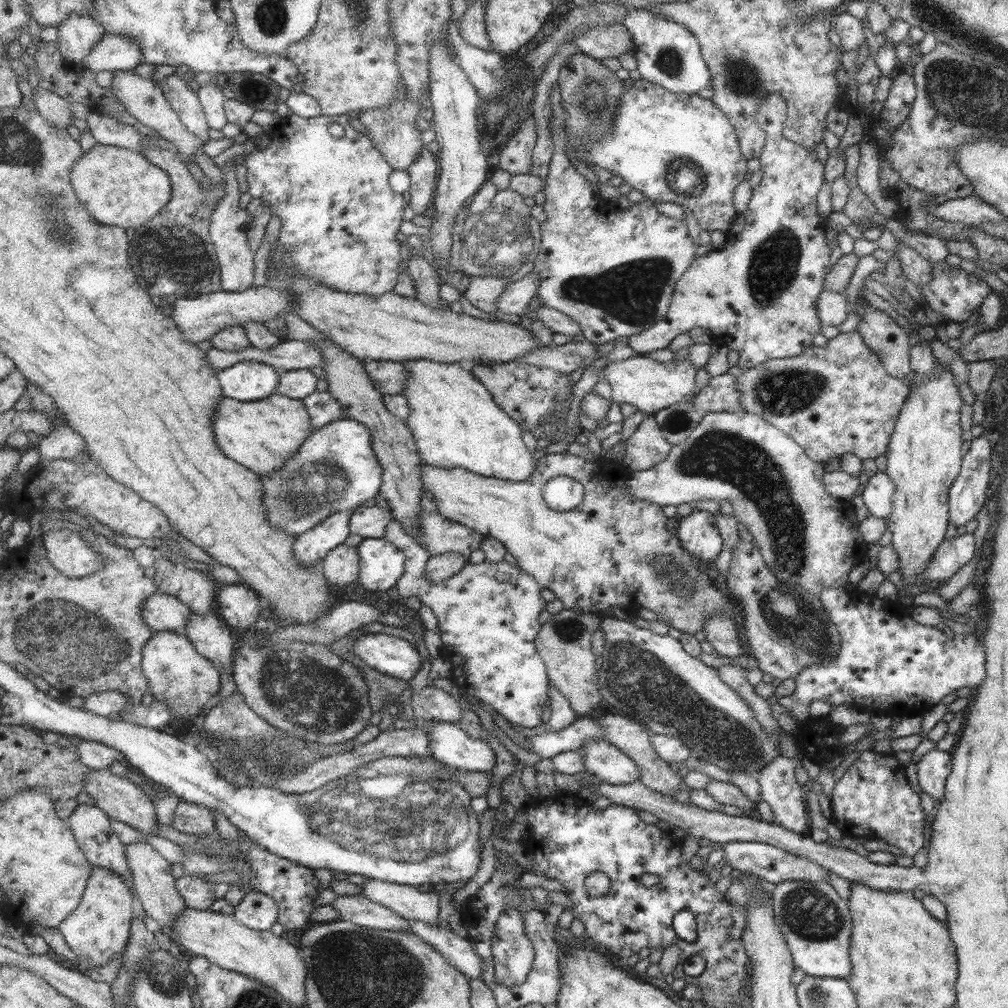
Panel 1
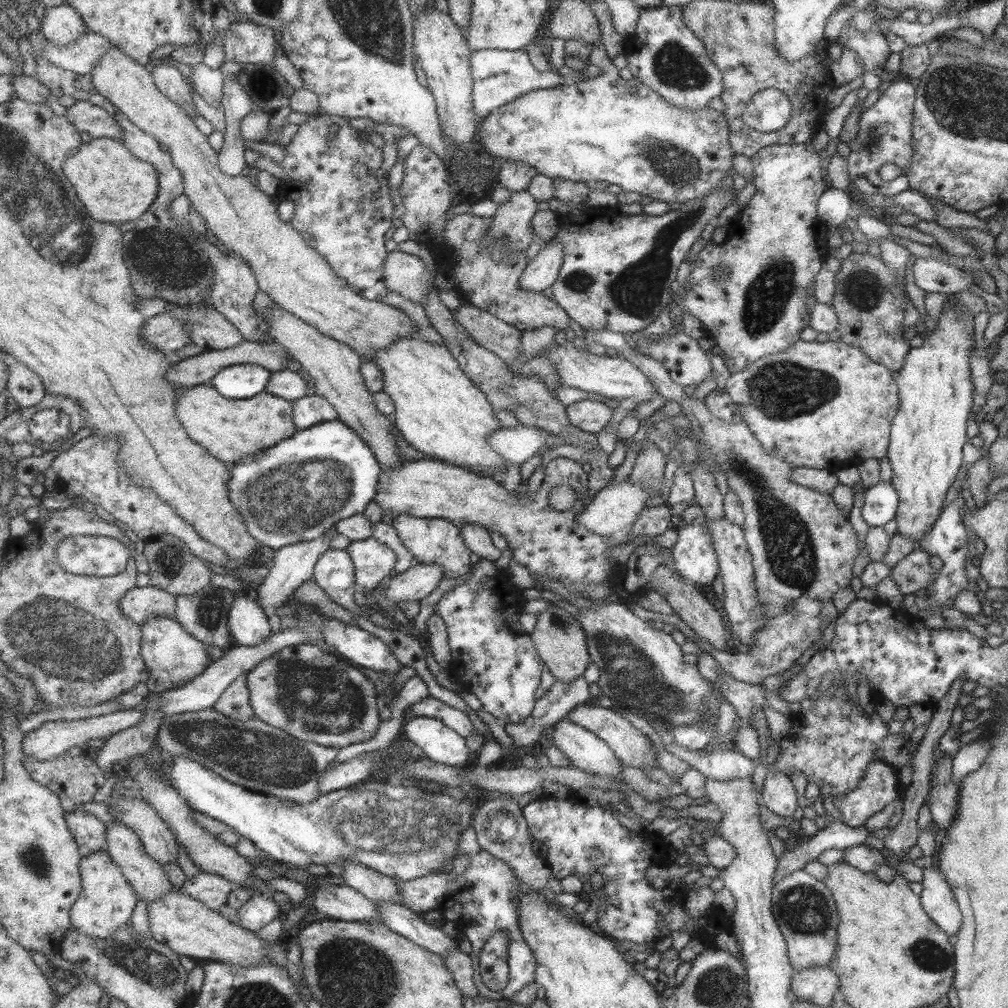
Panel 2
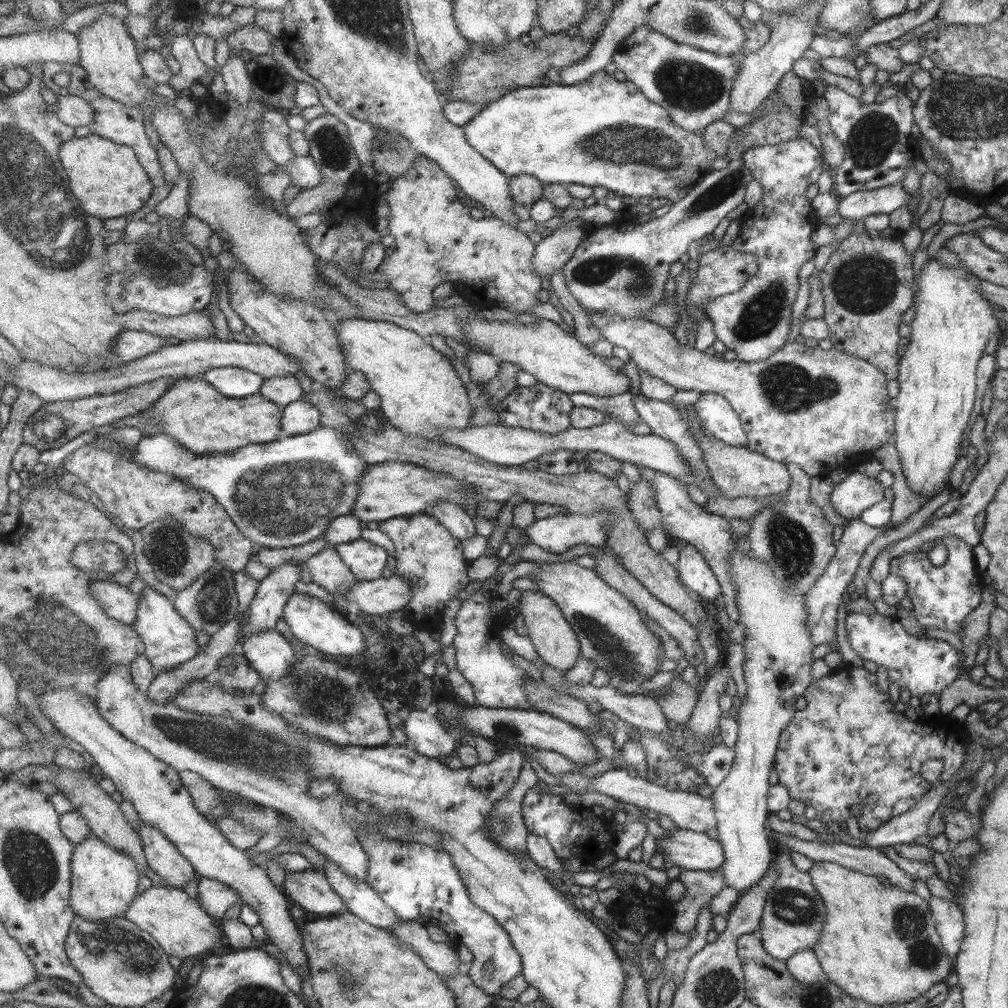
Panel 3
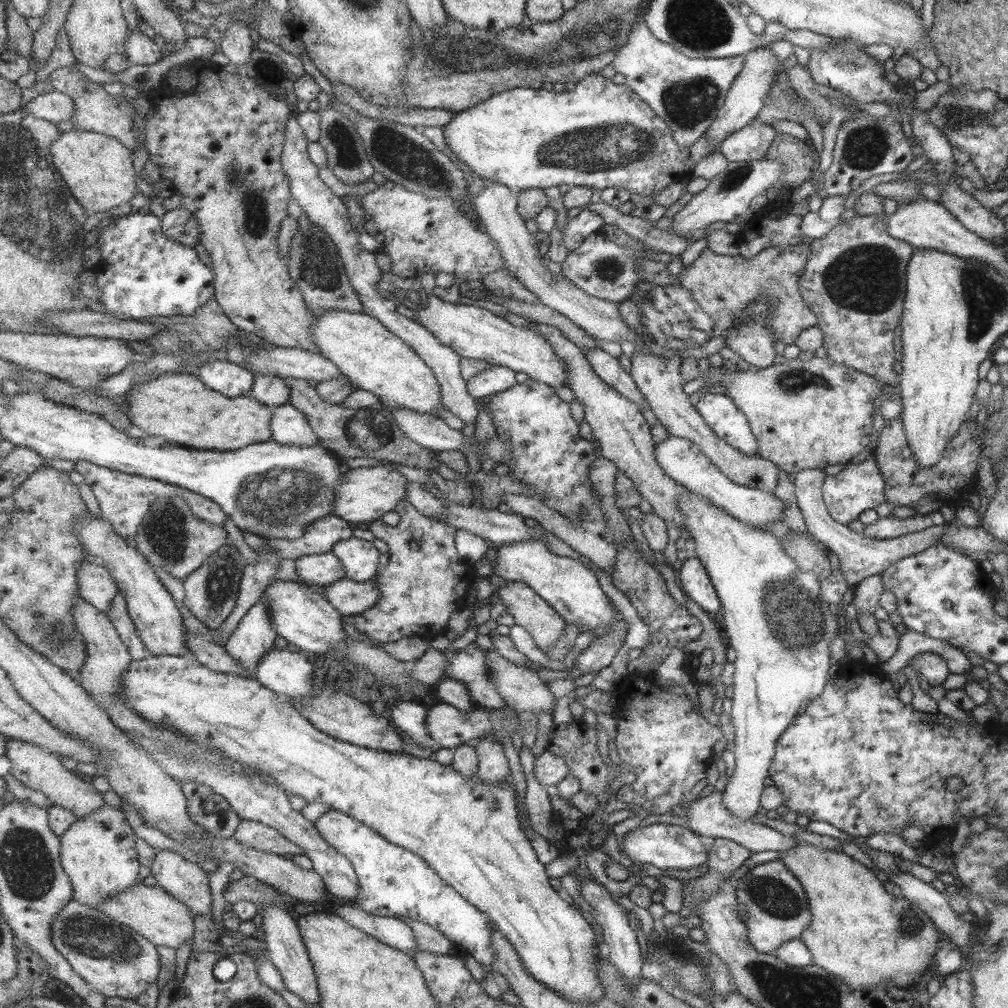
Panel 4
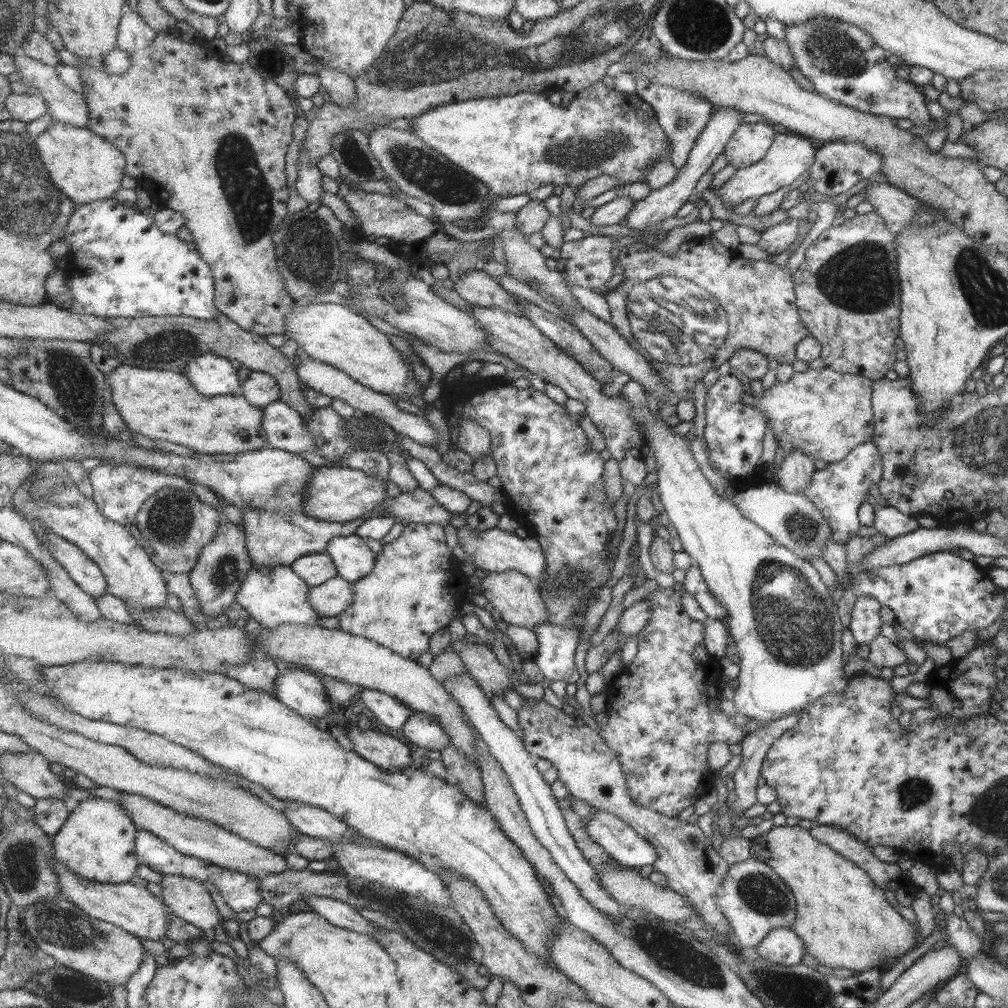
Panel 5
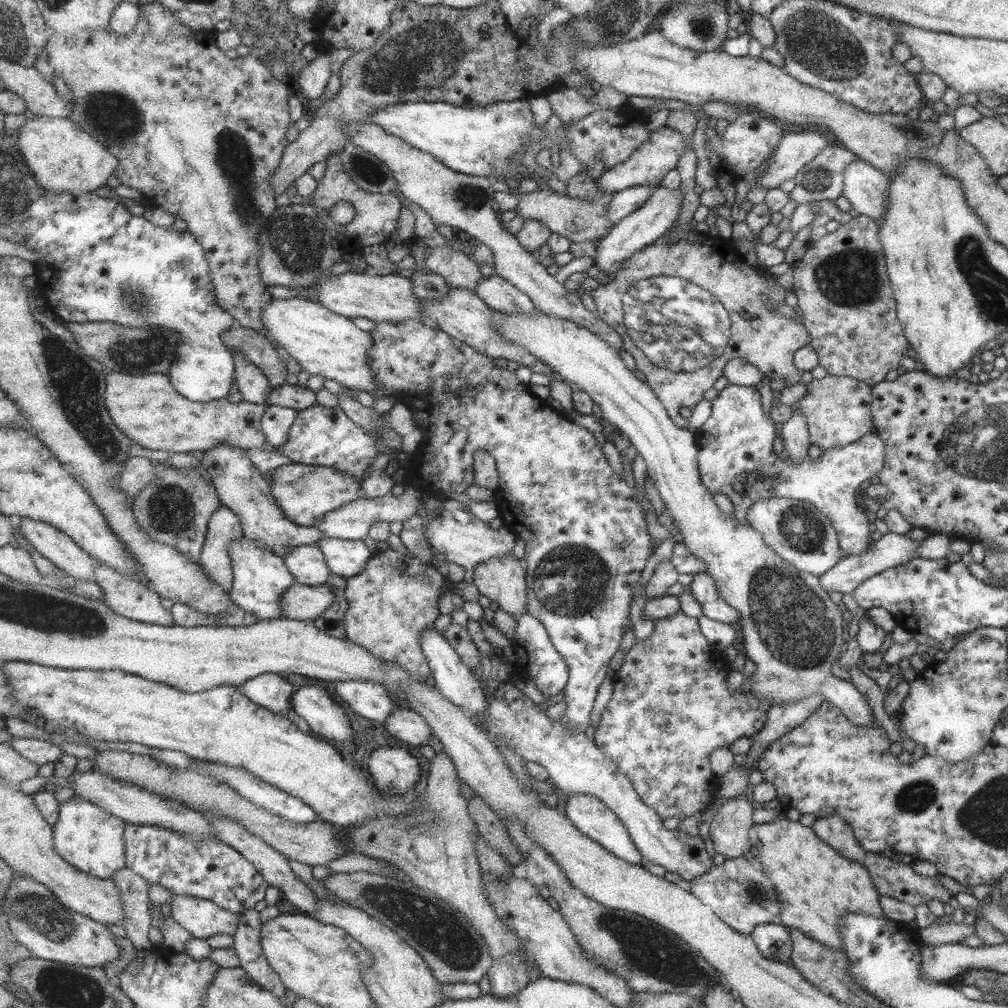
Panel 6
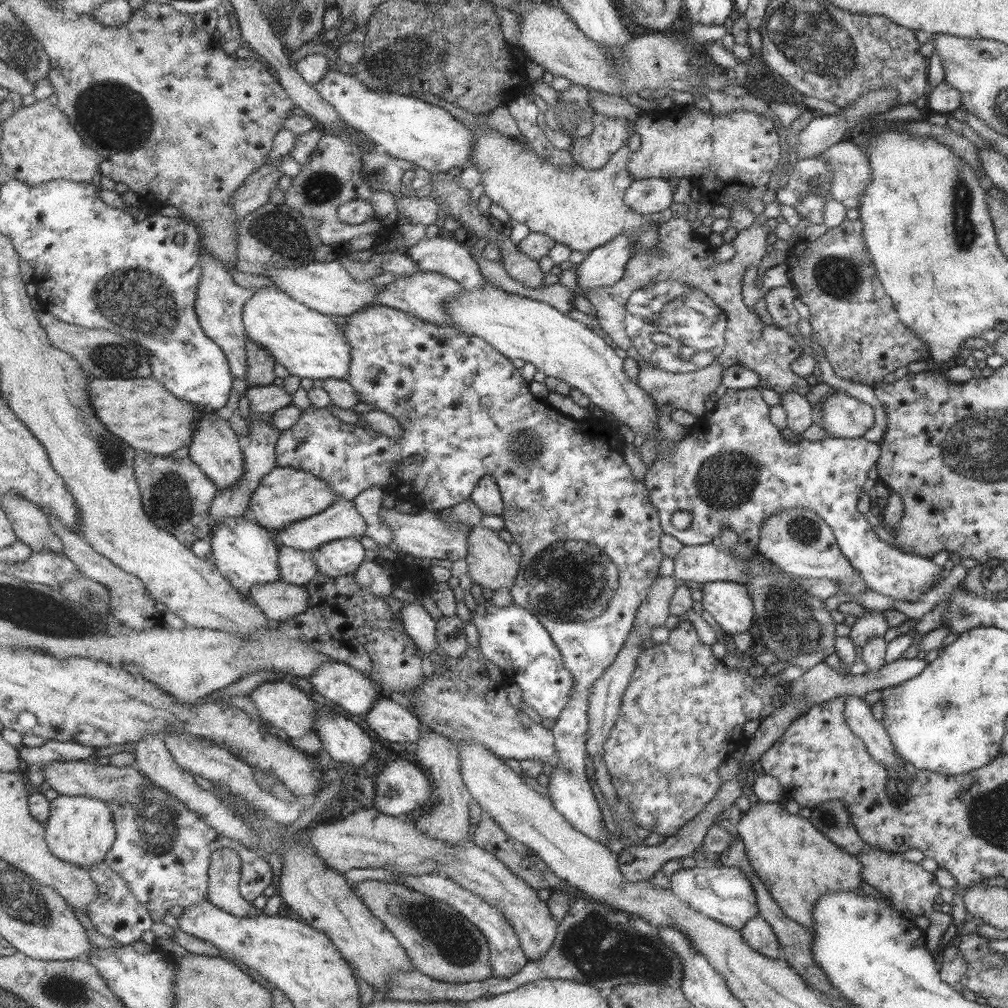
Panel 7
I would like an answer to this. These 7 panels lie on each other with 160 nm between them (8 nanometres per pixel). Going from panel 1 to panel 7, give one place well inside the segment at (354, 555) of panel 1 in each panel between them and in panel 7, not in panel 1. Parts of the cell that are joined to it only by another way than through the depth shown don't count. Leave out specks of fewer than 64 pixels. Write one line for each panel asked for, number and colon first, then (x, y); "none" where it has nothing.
2: (335, 572)
3: (329, 571)
4: (324, 569)
5: (317, 568)
6: (308, 564)
7: (297, 567)

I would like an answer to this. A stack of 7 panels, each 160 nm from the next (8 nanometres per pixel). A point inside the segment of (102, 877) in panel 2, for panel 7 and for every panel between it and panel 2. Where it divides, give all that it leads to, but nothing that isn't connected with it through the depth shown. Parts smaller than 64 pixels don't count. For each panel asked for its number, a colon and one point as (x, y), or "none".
3: (104, 879)
4: (98, 852)
5: (98, 841)
6: (90, 838)
7: (81, 829)

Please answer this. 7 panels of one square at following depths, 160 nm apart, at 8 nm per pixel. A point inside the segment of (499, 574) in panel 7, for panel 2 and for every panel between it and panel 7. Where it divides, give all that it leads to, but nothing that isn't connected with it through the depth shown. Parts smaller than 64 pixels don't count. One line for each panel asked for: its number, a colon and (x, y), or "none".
2: (560, 640)
3: (553, 638)
4: (540, 620)
5: (513, 594)
6: (502, 579)

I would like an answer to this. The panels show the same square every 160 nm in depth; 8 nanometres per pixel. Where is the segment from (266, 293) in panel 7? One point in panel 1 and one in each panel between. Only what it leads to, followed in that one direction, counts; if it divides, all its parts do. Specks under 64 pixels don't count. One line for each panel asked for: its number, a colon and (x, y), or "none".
1: (456, 422)
2: (440, 410)
3: (421, 392)
4: (374, 358)
5: (335, 334)
6: (324, 343)

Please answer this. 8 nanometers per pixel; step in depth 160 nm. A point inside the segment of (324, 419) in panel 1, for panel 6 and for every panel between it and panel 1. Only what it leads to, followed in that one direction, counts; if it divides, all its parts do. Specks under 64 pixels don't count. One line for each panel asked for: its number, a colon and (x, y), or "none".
2: (309, 411)
3: (301, 417)
4: (289, 425)
5: (285, 427)
6: (278, 420)

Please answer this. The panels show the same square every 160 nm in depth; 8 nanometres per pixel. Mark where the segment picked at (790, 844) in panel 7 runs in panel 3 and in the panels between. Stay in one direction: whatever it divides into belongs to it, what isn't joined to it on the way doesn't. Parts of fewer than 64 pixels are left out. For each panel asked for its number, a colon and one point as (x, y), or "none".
3: (880, 945)
4: (857, 932)
5: (843, 920)
6: (815, 885)

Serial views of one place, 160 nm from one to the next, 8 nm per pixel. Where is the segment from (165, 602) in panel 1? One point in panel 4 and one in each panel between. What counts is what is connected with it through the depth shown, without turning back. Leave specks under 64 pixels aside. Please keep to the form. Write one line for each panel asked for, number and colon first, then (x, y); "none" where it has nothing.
2: (140, 604)
3: (119, 602)
4: (96, 583)

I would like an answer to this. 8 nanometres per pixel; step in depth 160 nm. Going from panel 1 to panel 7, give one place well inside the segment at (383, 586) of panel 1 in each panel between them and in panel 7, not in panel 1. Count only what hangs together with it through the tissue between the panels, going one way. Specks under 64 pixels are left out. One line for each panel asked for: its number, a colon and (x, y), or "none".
2: (373, 560)
3: (367, 560)
4: (360, 558)
5: (355, 560)
6: (346, 558)
7: (341, 557)

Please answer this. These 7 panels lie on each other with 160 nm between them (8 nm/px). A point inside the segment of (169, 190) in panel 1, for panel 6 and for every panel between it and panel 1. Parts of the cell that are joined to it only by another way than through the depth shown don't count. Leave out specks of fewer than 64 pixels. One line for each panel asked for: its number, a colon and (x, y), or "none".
2: (115, 186)
3: (107, 178)
4: (99, 169)
5: (86, 167)
6: (63, 157)

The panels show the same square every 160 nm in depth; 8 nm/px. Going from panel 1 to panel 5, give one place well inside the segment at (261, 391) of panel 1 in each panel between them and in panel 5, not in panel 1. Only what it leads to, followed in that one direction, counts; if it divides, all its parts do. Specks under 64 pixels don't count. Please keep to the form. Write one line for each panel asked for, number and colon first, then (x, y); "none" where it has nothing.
2: (242, 381)
3: (235, 382)
4: (231, 380)
5: (212, 375)

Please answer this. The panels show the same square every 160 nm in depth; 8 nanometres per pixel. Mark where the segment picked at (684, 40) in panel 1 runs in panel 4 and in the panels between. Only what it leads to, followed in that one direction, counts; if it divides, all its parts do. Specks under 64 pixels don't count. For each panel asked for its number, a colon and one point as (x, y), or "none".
2: (665, 55)
3: (693, 86)
4: (686, 93)

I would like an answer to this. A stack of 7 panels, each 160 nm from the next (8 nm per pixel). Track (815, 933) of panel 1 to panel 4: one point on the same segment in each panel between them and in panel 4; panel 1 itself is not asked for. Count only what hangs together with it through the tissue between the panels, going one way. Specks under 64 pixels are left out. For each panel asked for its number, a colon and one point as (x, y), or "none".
2: (805, 910)
3: (793, 913)
4: (775, 908)

